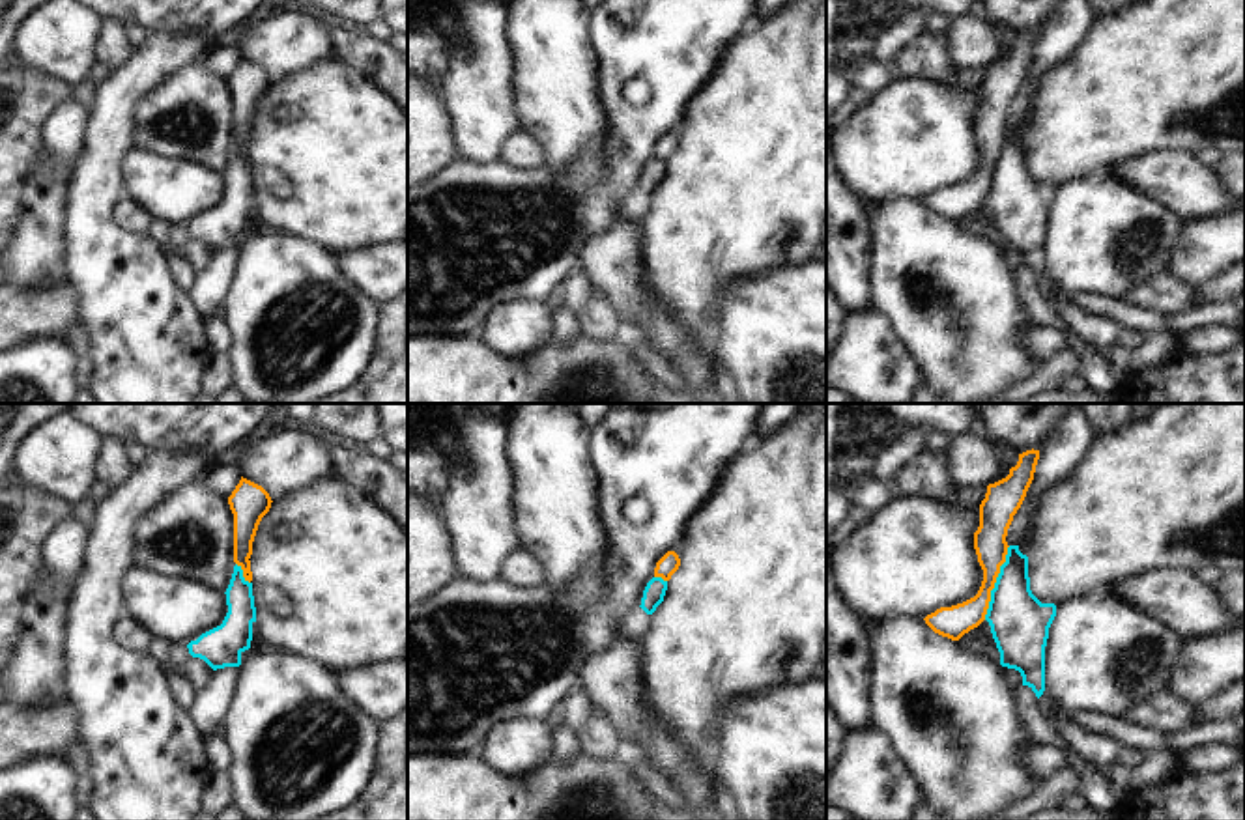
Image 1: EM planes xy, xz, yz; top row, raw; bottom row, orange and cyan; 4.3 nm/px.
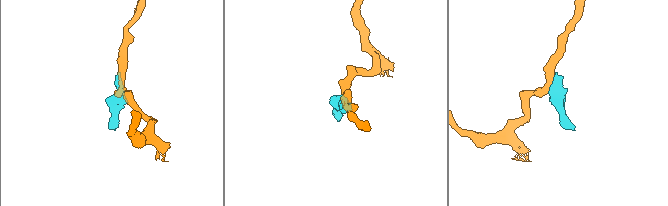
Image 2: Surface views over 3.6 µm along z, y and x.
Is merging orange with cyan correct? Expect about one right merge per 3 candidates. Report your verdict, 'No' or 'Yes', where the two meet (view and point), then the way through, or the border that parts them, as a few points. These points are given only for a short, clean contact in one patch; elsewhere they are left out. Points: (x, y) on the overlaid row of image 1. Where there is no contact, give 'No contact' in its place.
No. Touches orange at yz (995, 581). Boundary: yz (1010, 546), (984, 619).

